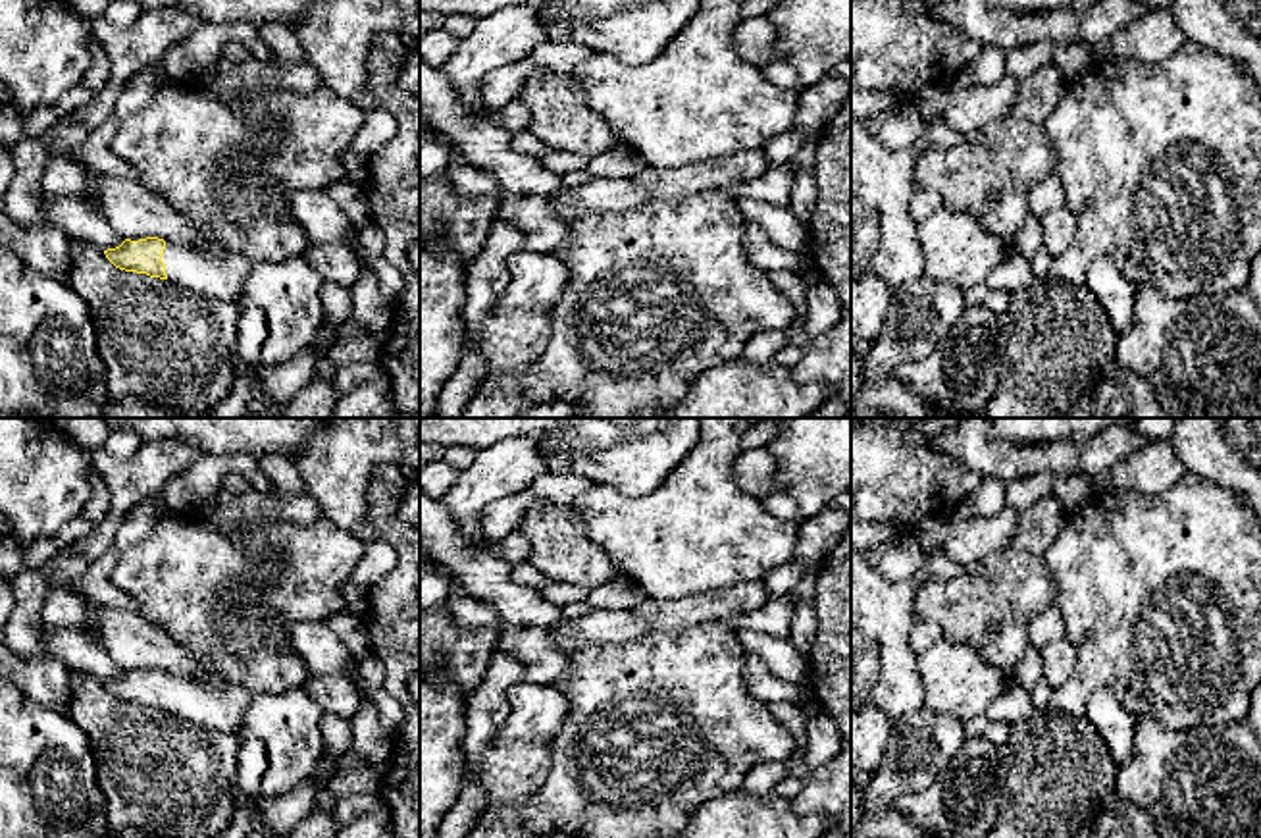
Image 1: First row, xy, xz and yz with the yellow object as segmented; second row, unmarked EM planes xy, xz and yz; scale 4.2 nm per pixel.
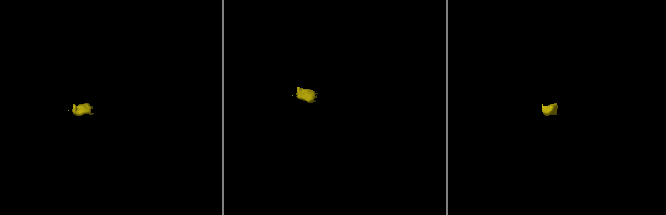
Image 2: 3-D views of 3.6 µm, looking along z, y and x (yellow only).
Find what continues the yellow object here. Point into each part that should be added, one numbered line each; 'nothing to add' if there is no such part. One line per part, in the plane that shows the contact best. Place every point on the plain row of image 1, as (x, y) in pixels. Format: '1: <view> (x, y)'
1: xy (185, 567)

